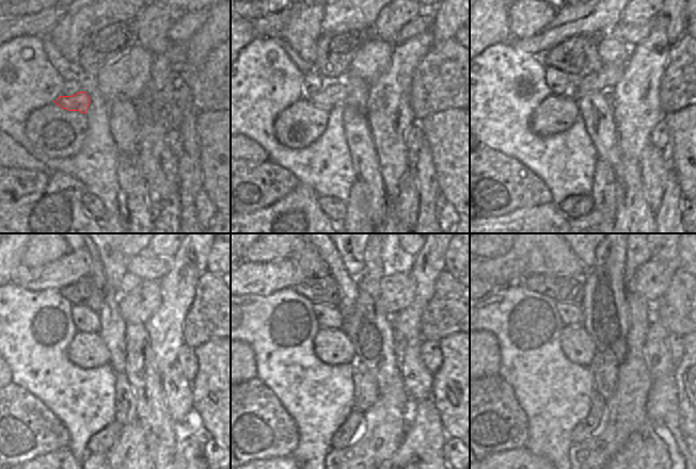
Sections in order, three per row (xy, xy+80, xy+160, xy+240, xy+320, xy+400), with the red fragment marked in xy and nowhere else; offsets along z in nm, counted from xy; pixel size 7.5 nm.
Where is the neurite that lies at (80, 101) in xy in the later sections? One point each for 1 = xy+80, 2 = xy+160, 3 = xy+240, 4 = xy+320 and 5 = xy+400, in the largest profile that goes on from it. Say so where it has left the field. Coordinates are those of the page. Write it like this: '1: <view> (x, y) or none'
1: xy+80 (334, 93)
2: xy+160 (610, 74)
3: xy+240 (137, 306)
4: xy+320 (396, 291)
5: xy+400 (651, 280)

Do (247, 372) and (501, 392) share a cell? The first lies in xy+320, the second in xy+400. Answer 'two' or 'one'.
two

